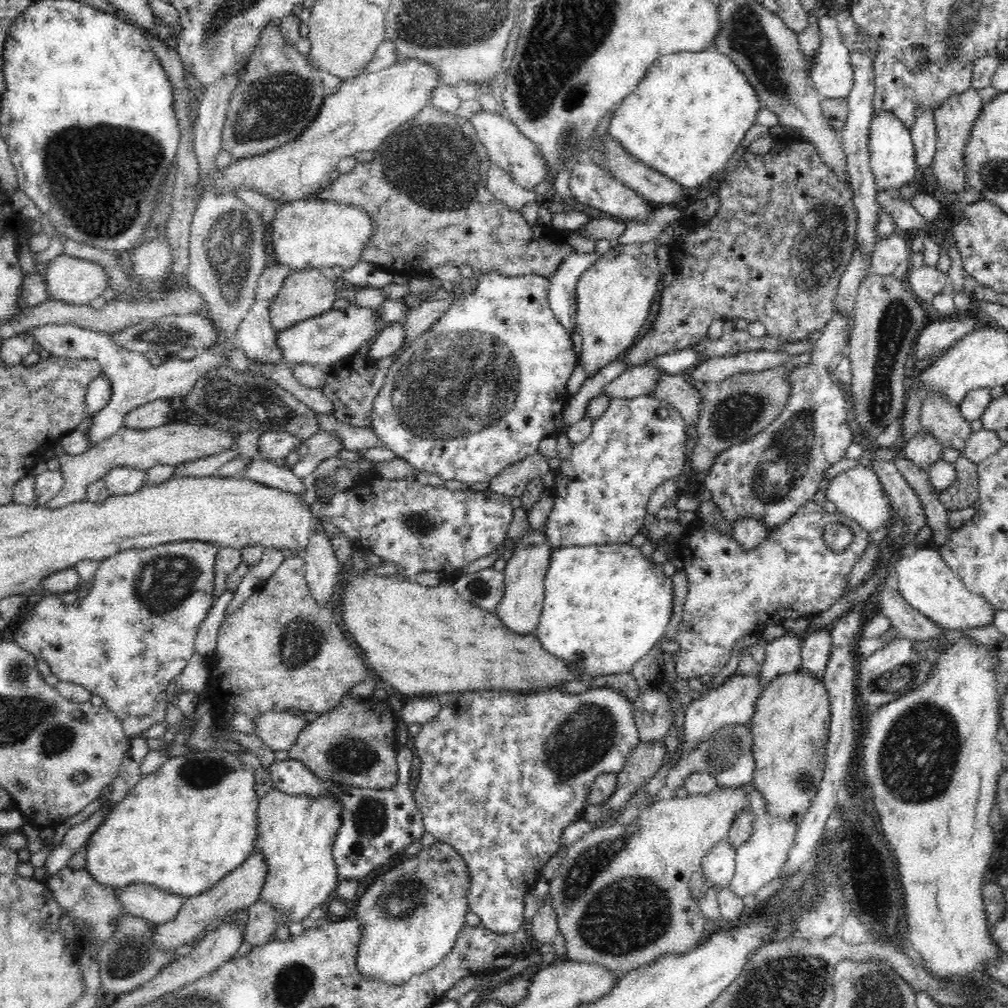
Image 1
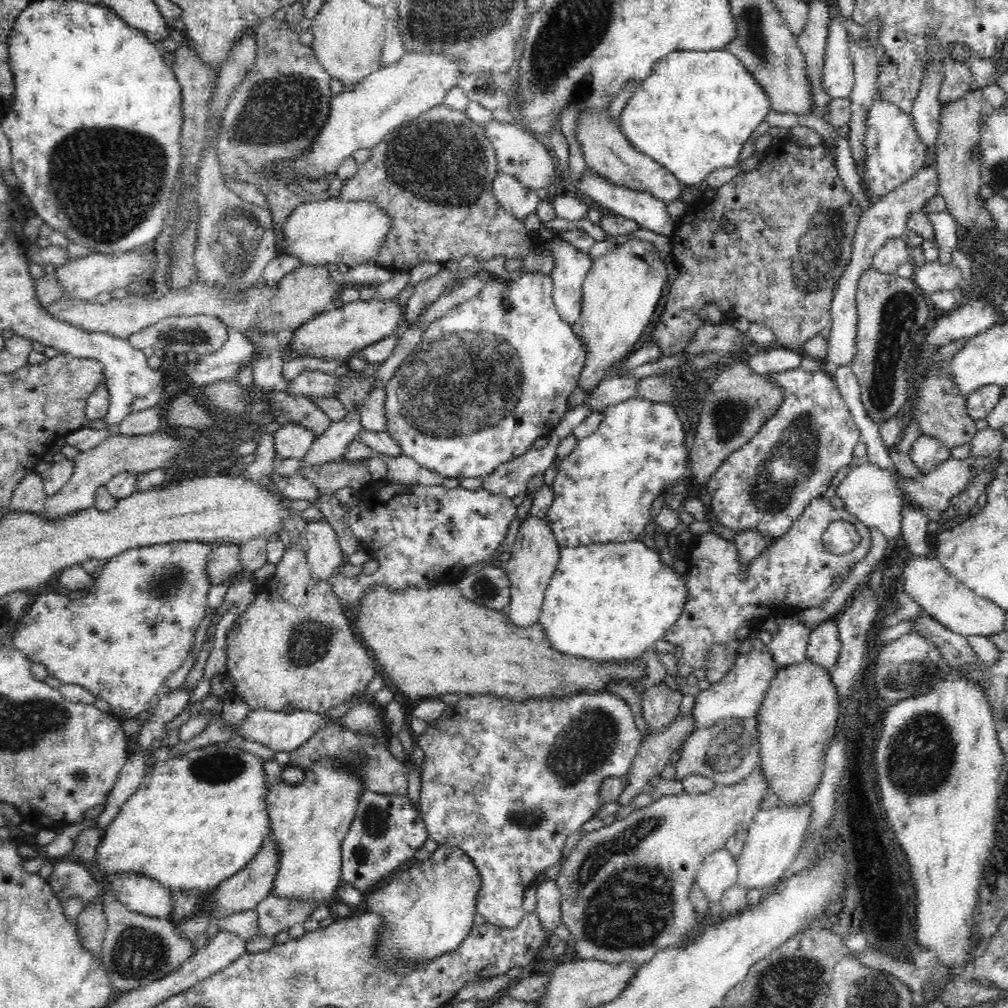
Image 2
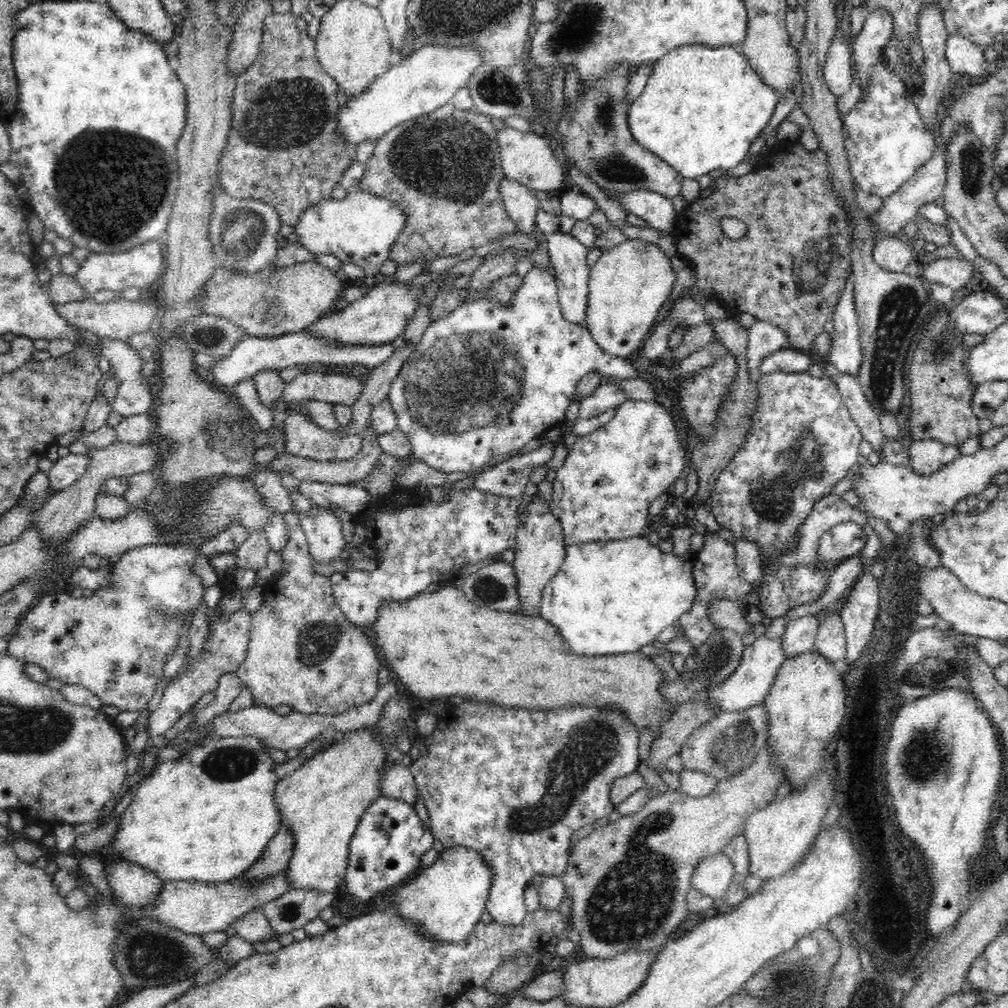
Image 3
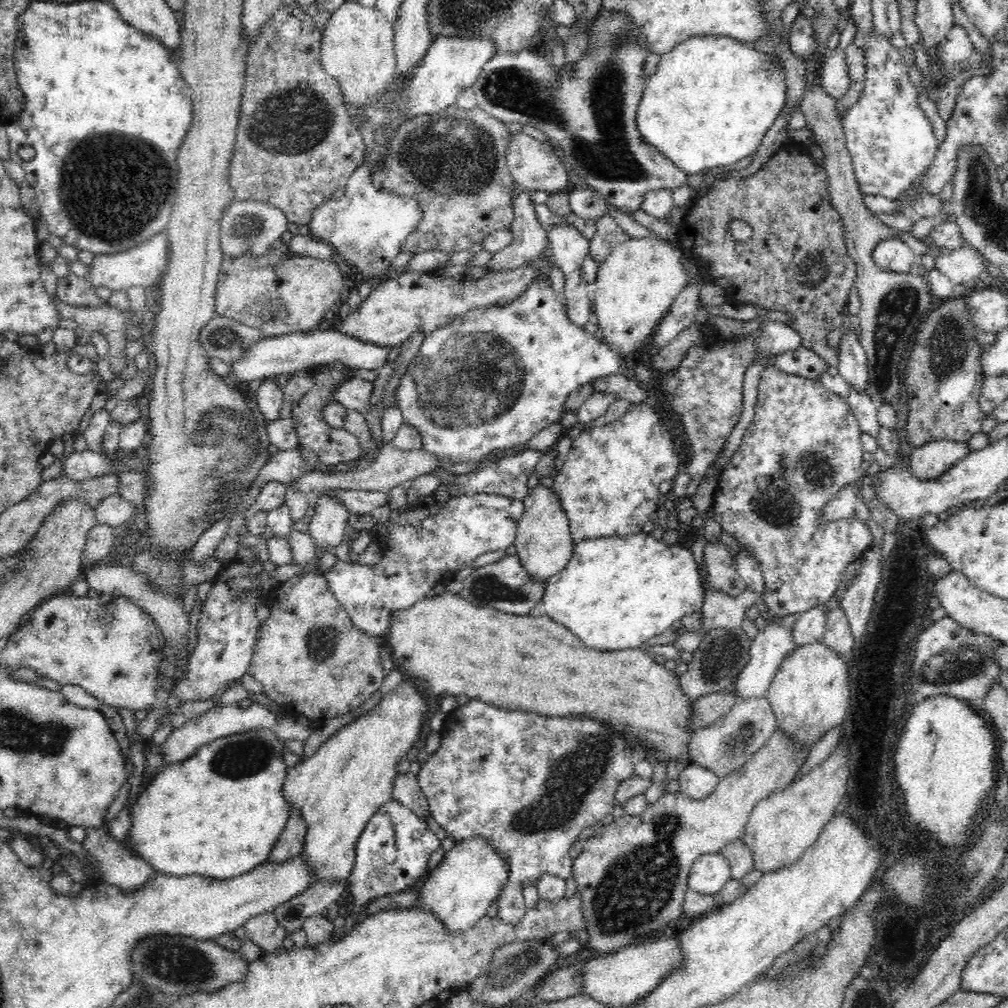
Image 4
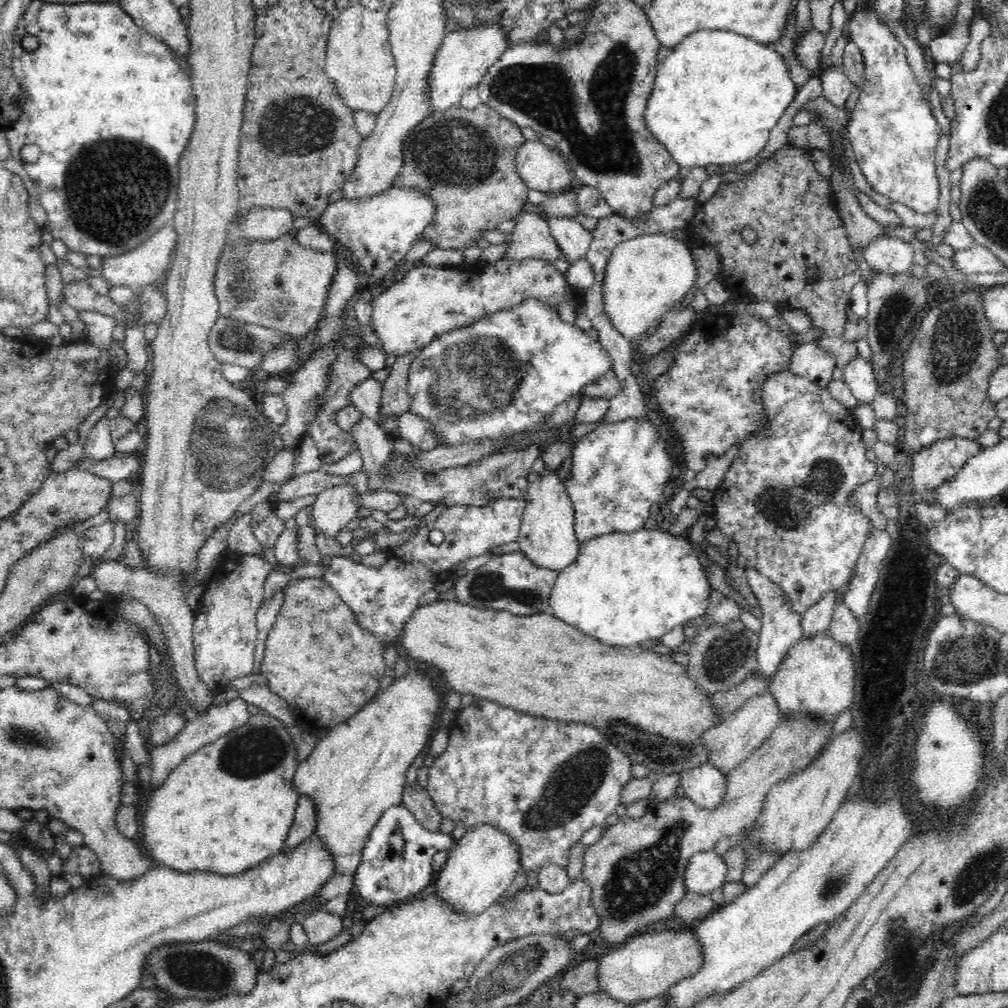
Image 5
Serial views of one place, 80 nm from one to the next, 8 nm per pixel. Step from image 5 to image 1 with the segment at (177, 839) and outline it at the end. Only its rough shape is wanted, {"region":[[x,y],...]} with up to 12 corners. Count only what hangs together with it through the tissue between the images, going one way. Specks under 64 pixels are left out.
{"region":[[172,757],[109,811],[85,869],[202,894],[253,854],[253,770]]}

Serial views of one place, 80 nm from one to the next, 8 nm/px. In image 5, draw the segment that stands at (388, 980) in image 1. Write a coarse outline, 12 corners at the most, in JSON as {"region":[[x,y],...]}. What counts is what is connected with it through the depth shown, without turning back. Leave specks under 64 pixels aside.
{"region":[[489,824],[466,831],[433,895],[482,914],[521,868],[517,844]]}

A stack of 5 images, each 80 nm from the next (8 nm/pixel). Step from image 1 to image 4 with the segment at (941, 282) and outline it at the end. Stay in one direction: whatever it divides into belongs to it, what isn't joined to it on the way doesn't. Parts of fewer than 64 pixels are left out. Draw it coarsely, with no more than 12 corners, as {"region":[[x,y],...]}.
{"region":[[974,248],[946,251],[935,268],[954,286],[974,282],[990,261]]}

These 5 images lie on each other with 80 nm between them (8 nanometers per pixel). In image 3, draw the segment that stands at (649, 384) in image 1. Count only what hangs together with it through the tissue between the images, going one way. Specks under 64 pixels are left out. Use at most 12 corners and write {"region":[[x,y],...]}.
{"region":[[604,381],[583,398],[579,418],[587,419],[626,401],[616,381]]}

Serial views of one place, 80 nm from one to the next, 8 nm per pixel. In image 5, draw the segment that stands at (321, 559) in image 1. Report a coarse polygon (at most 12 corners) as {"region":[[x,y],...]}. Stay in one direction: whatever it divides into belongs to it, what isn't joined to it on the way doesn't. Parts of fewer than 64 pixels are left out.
{"region":[[351,484],[326,488],[312,505],[317,534],[334,538],[356,517]]}

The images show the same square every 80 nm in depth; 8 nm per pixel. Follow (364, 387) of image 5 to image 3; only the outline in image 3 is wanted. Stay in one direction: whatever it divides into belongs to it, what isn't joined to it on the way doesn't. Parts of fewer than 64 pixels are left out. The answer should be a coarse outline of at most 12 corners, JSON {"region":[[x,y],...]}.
{"region":[[313,369],[285,386],[271,428],[282,430],[294,401],[351,407],[364,383]]}

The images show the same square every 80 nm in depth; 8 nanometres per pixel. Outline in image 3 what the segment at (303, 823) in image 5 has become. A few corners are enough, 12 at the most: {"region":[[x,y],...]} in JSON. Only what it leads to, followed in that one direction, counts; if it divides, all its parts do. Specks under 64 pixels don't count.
{"region":[[280,828],[239,878],[262,882],[287,870],[294,839]]}

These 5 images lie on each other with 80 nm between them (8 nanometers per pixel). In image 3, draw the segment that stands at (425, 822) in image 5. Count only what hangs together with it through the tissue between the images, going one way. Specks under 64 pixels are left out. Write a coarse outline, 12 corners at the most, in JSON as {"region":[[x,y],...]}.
{"region":[[389,761],[381,774],[382,795],[415,806],[415,776]]}

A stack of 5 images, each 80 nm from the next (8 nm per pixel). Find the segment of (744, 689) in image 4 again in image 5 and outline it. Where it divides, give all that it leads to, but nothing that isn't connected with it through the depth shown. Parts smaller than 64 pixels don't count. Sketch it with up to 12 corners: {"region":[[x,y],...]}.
{"region":[[756,568],[744,574],[763,612],[758,666],[773,678],[803,639],[802,613]]}

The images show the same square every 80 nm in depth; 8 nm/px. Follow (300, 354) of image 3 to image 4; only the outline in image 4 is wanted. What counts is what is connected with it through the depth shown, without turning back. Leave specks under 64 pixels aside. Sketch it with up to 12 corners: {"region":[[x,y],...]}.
{"region":[[318,328],[262,339],[231,362],[232,385],[343,362],[379,369],[390,352]]}

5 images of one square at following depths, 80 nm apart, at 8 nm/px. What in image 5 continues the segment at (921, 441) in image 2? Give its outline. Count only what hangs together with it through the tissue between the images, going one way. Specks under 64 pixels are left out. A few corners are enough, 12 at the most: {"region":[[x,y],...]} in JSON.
{"region":[[976,439],[934,441],[912,452],[914,492],[938,486],[983,448]]}

